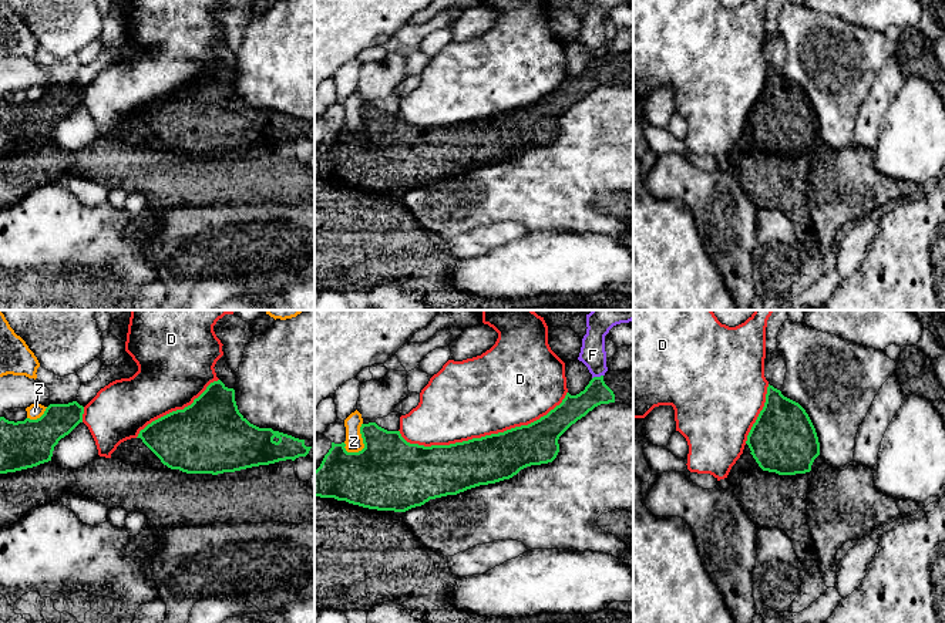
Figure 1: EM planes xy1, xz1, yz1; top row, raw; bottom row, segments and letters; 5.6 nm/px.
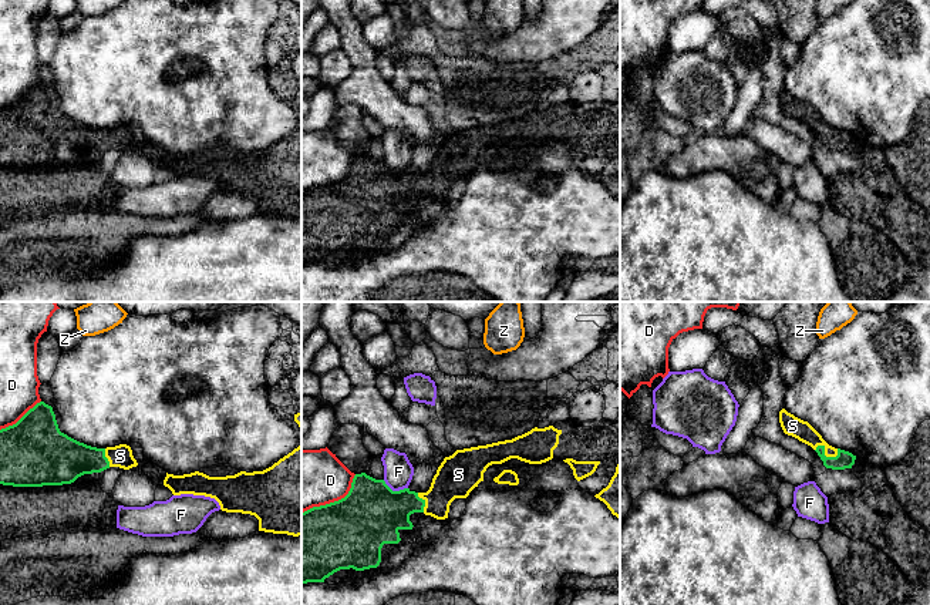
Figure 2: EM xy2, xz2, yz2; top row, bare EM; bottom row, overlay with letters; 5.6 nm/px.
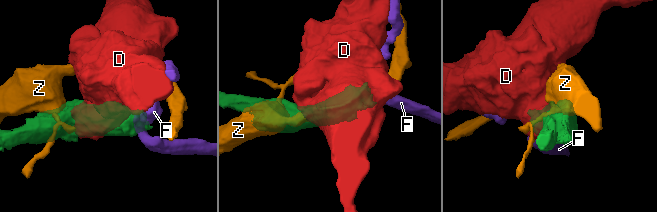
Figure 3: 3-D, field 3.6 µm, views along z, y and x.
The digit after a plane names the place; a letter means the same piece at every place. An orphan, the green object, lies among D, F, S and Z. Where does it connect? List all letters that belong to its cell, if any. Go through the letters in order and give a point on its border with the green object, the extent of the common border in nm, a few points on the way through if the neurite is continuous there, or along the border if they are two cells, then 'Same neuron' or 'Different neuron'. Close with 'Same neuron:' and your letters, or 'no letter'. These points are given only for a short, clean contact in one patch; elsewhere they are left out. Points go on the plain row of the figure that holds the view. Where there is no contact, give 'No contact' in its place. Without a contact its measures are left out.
D: Touches green at xz1 (486, 117). Shared border 1000 nm. Different neuron
F: Touches green at xz2 (396, 172). Shared border 150 nm. Boundary: xz2 (383, 161), (393, 171), (407, 170). Different neuron
S: Touches green at yz2 (824, 134). Shared border 140 nm. Path across: yz2 (843, 141), (824, 134), (822, 127), (792, 107). Same neuron
Z: Touches green at xz1 (363, 124). Shared border 190 nm. Different neuron
Same neuron: S

